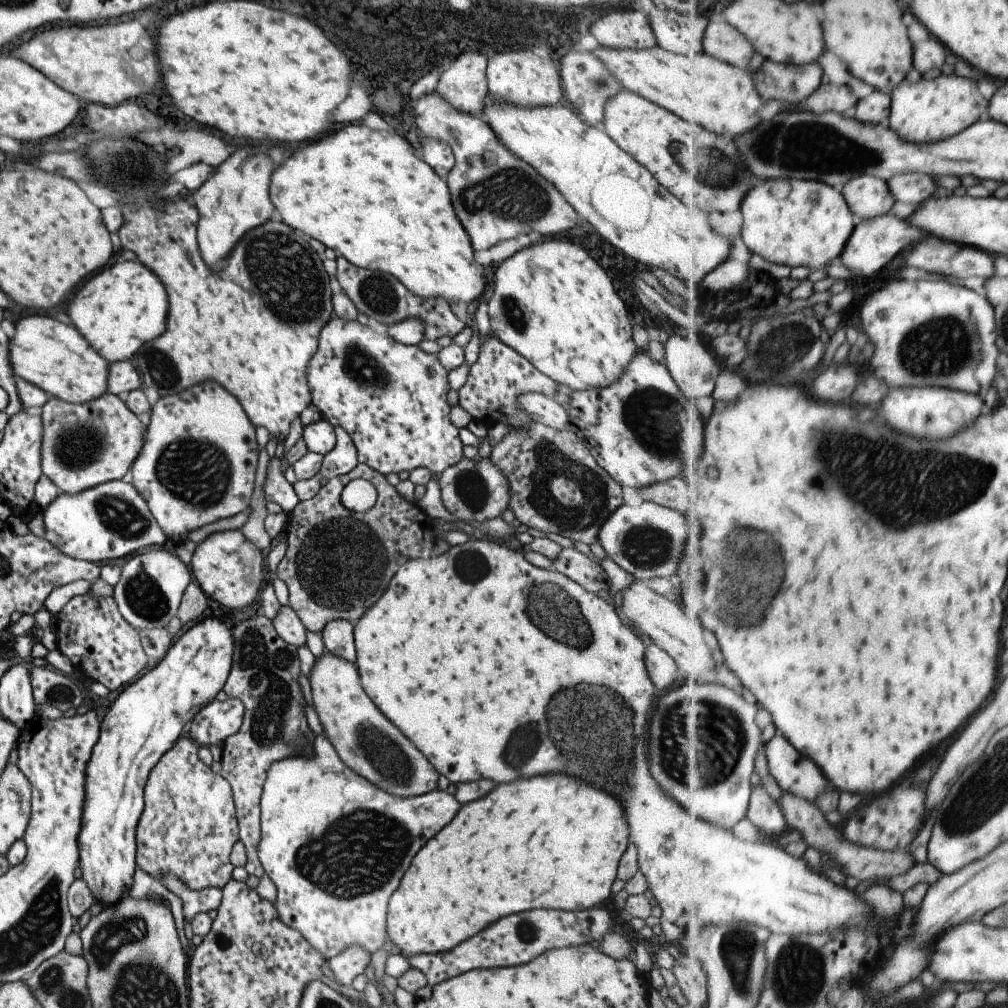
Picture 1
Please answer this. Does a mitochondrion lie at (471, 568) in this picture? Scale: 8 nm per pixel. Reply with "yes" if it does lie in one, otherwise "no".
yes

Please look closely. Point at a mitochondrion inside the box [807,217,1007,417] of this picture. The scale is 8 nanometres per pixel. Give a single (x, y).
(943, 347)

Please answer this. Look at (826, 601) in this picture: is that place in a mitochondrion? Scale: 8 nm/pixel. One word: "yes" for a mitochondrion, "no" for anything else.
no

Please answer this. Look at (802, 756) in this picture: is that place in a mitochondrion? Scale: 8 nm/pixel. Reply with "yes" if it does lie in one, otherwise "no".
no

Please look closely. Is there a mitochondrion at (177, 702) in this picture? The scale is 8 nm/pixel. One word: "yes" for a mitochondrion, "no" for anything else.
no

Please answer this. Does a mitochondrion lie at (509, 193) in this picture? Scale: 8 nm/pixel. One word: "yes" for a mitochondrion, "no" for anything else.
yes

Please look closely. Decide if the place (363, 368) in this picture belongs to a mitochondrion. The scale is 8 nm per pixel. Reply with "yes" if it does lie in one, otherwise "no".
yes

